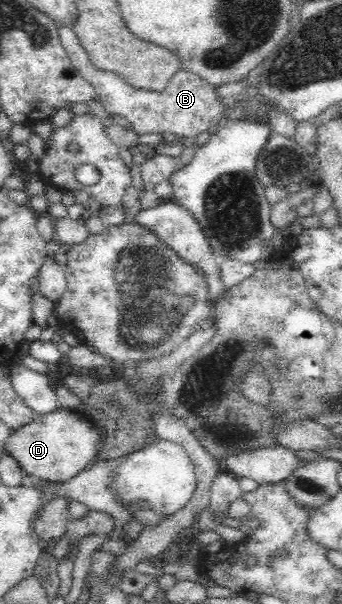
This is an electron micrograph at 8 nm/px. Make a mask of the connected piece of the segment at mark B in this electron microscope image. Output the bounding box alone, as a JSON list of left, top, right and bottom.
[57,25,223,137]

